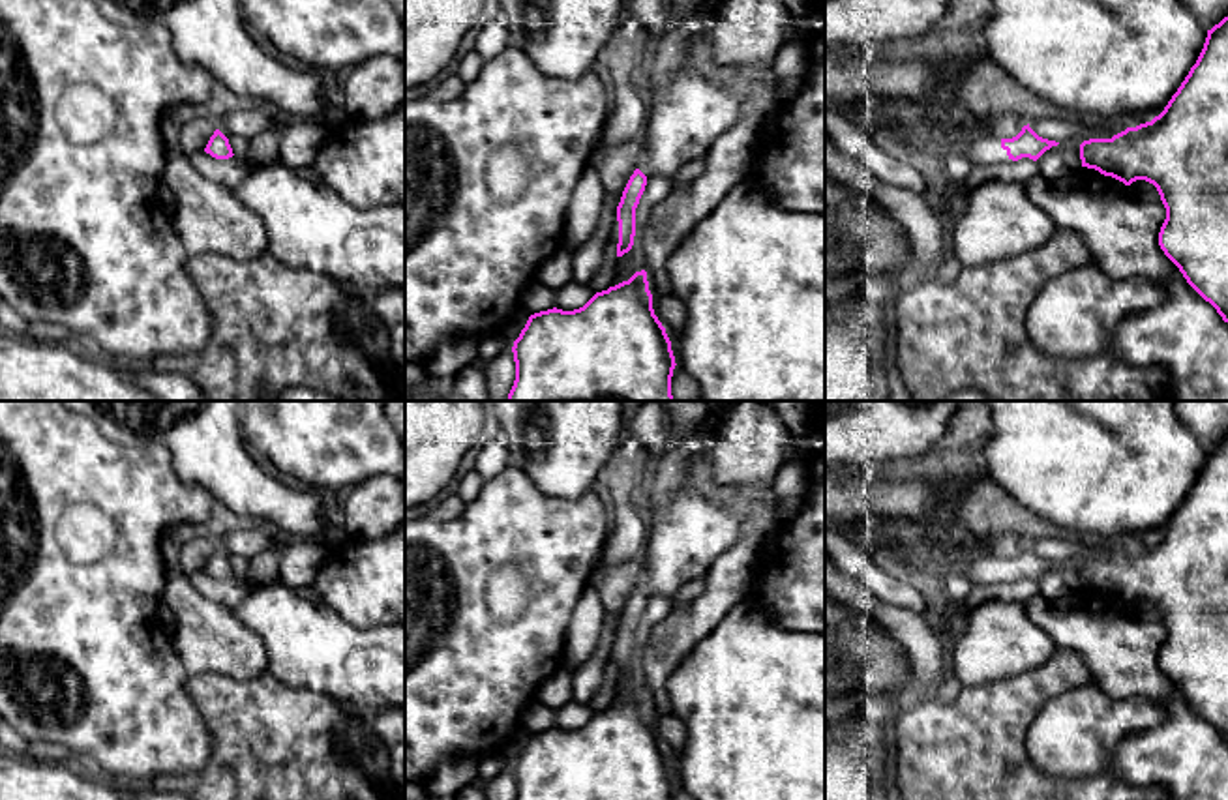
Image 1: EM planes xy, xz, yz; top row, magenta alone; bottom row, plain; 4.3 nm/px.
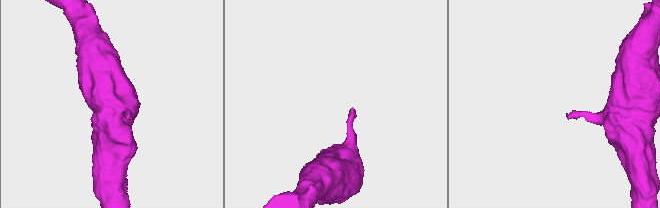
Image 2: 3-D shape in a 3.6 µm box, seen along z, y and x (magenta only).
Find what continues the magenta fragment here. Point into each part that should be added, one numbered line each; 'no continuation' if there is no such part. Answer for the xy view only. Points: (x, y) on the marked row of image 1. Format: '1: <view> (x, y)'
no continuation

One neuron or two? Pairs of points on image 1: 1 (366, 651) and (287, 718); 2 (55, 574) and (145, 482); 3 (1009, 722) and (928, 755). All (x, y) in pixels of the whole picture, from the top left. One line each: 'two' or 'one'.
1: two
2: one
3: one

